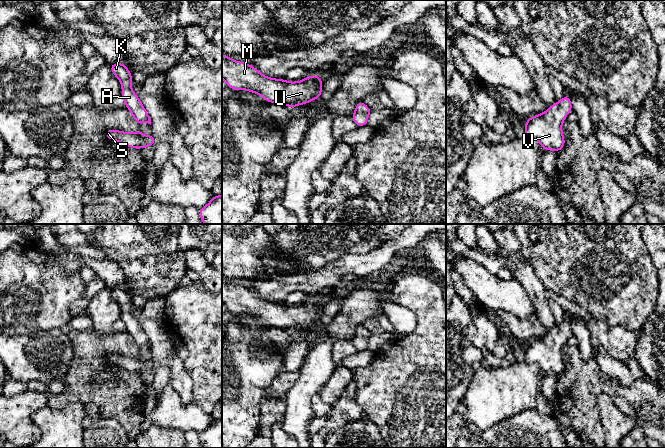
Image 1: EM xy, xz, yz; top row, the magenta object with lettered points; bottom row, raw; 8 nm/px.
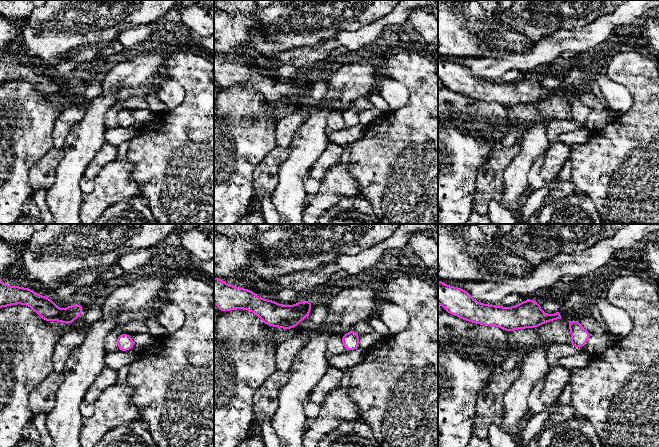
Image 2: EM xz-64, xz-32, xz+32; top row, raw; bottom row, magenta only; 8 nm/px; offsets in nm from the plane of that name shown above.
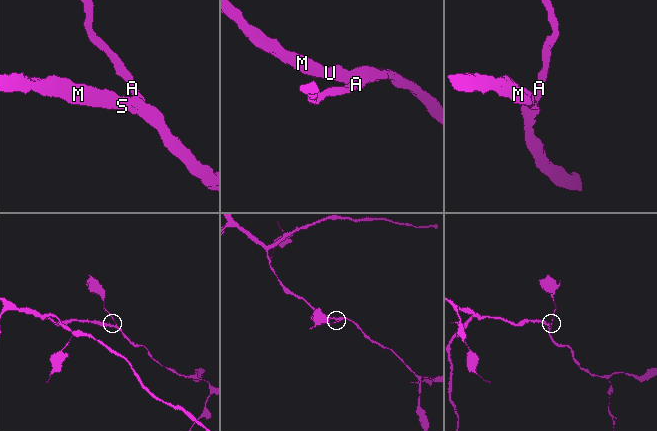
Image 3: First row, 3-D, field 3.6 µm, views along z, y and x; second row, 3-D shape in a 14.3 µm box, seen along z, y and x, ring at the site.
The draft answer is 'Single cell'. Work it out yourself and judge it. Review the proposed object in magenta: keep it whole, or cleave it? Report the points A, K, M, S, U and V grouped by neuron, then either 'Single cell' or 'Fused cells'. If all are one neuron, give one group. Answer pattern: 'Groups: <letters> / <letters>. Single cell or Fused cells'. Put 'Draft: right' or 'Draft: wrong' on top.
Draft: right
Groups: A K M S U V. Single cell

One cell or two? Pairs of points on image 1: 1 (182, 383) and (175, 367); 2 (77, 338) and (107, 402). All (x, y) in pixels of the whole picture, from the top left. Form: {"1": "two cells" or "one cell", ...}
{"1": "one cell", "2": "one cell"}

